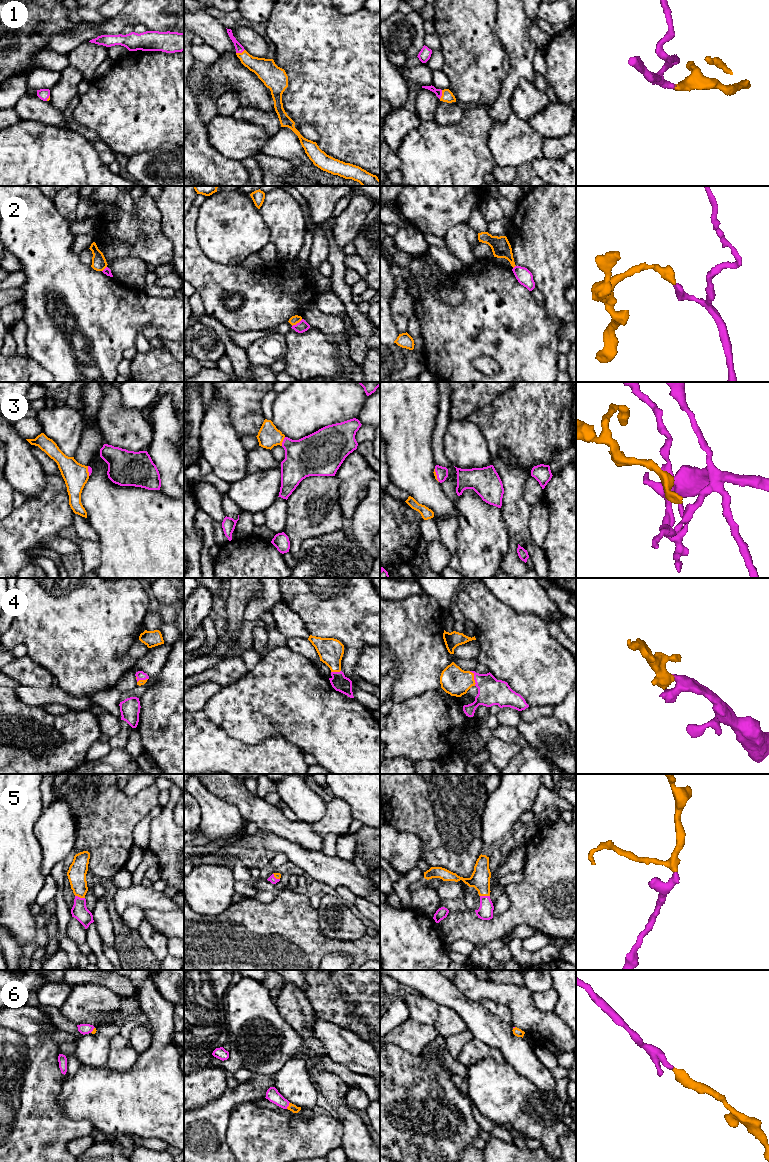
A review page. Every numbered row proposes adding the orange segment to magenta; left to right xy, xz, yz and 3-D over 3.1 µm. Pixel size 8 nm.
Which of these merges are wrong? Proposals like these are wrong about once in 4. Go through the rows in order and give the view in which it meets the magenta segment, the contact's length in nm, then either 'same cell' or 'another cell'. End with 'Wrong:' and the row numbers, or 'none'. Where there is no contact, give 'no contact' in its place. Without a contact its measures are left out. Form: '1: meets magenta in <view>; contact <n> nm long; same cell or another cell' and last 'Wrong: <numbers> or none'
1: meets magenta in xz; contact 80 nm long; same cell
2: meets magenta in xz; contact 110 nm long; another cell
3: meets magenta in xz; contact 80 nm long; same cell
4: meets magenta in yz; contact 130 nm long; same cell
5: meets magenta in xy; contact 80 nm long; same cell
6: meets magenta in xz; contact 60 nm long; same cell
Wrong: 2

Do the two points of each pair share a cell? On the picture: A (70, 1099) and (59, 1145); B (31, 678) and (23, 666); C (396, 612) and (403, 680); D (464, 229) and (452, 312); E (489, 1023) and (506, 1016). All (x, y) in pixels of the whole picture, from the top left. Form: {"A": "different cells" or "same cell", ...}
{"A": "different cells", "B": "same cell", "C": "same cell", "D": "different cells", "E": "different cells"}

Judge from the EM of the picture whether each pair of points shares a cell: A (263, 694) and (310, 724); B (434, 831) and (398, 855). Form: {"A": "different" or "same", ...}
{"A": "same", "B": "different"}

